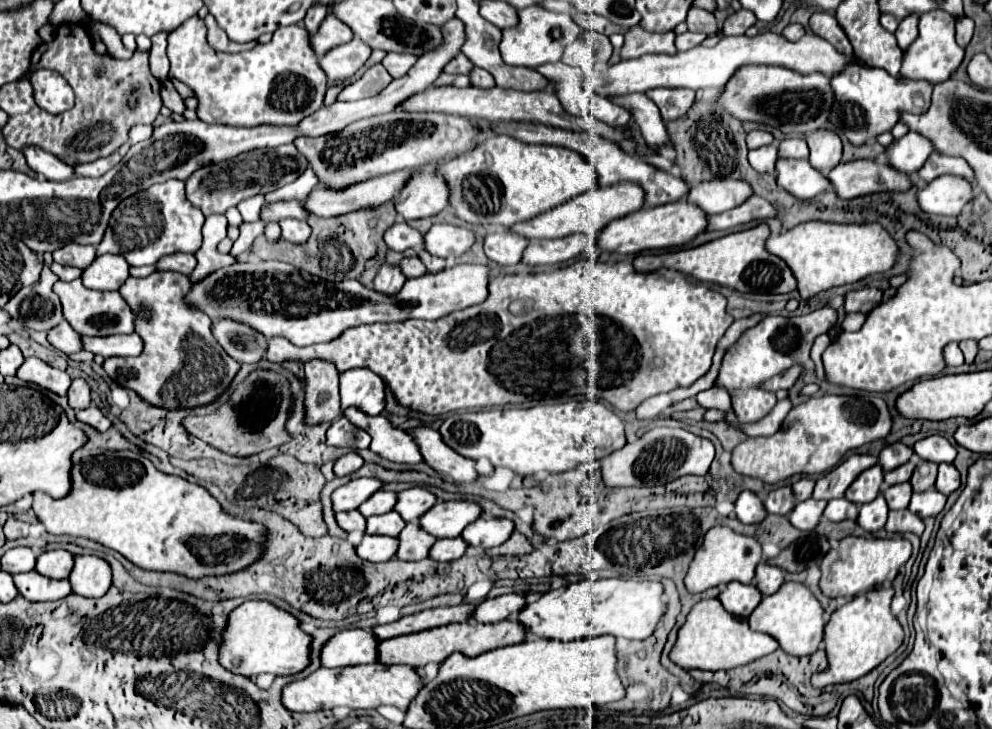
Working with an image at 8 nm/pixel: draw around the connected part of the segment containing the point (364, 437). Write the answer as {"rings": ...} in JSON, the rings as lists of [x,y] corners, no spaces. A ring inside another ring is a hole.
{"rings":[[[346,417],[336,419],[328,429],[328,445],[332,447],[350,447],[350,449],[368,449],[370,435],[354,427]]]}

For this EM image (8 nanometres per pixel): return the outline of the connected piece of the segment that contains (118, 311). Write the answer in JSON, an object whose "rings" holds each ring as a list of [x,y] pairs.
{"rings":[[[74,279],[70,283],[66,281],[54,283],[54,293],[60,297],[64,319],[80,335],[104,337],[104,335],[134,331],[134,315],[118,291],[92,291],[92,289],[86,289],[80,279]]]}

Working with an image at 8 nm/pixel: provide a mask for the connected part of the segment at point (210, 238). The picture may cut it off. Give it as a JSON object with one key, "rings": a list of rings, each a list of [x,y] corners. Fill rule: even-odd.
{"rings":[[[224,215],[206,217],[202,229],[204,243],[196,253],[198,265],[190,273],[190,283],[196,285],[192,285],[188,301],[202,309],[212,321],[218,317],[230,317],[254,327],[264,337],[280,335],[298,347],[326,343],[330,339],[336,339],[342,331],[364,323],[440,319],[452,311],[478,305],[488,297],[490,273],[486,265],[454,265],[438,273],[424,273],[422,277],[406,279],[404,287],[396,295],[382,295],[354,279],[334,283],[332,291],[330,281],[322,281],[316,275],[310,275],[288,263],[234,263],[232,255],[222,255],[216,251],[216,245],[226,237],[226,227],[228,221]]]}

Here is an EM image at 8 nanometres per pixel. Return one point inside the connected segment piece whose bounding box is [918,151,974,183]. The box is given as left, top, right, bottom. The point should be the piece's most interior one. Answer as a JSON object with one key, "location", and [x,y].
{"location":[937,165]}

